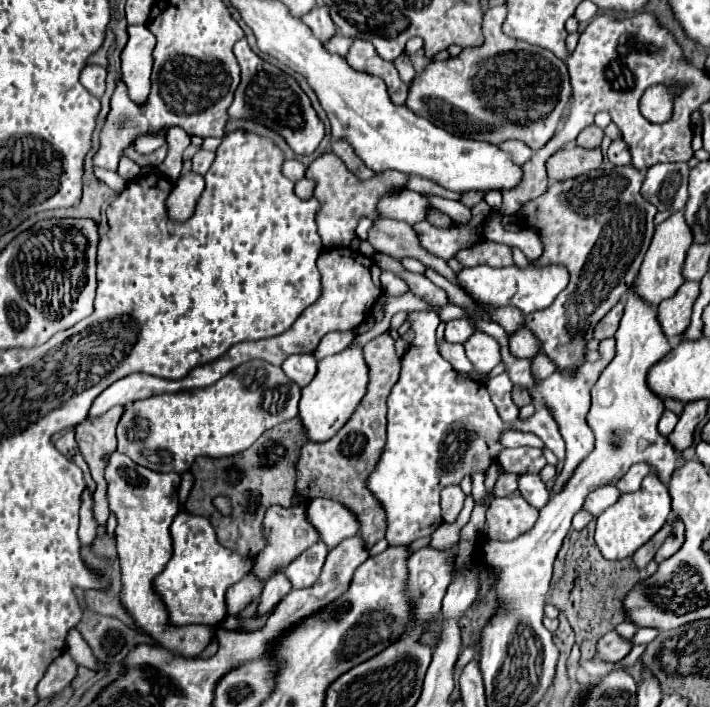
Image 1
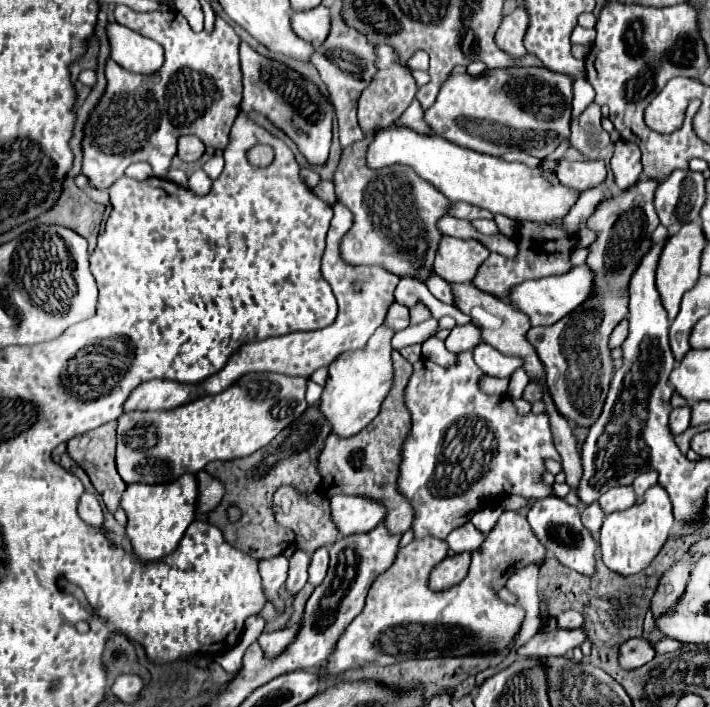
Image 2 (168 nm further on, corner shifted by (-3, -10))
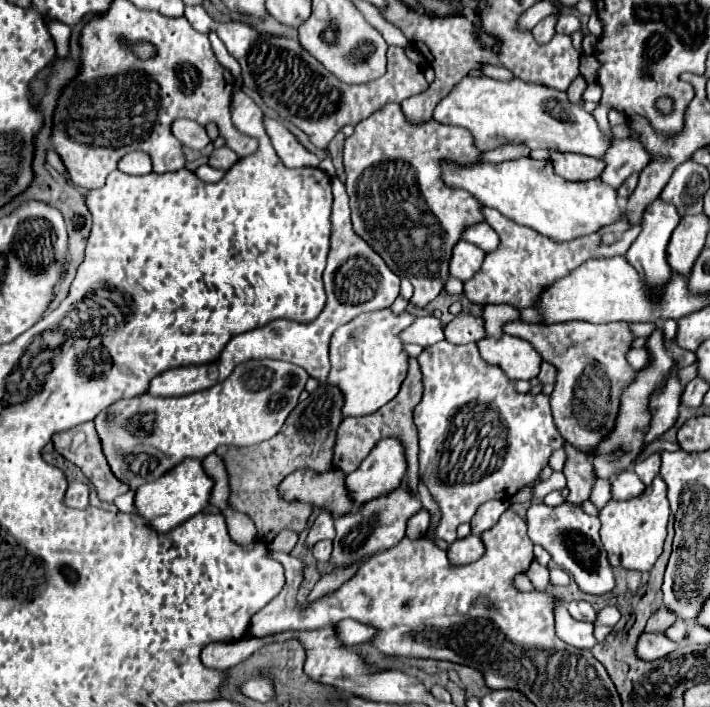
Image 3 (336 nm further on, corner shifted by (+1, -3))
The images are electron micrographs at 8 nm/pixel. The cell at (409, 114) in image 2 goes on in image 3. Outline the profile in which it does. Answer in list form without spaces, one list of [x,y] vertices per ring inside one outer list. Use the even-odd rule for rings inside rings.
[[[387,103],[385,107],[381,107],[377,113],[369,115],[365,121],[359,121],[357,127],[355,127],[355,133],[351,137],[345,139],[345,151],[343,151],[343,165],[345,165],[345,173],[347,173],[347,193],[349,193],[349,199],[351,199],[351,219],[353,219],[353,229],[363,235],[363,239],[373,245],[373,251],[379,253],[383,257],[383,261],[387,261],[389,269],[393,269],[393,273],[397,273],[399,277],[405,277],[411,281],[411,285],[415,287],[415,293],[411,297],[411,303],[415,303],[417,307],[425,307],[429,301],[433,301],[443,289],[445,289],[445,281],[449,279],[449,255],[453,253],[453,245],[457,245],[457,241],[461,241],[461,233],[465,229],[469,229],[469,225],[477,225],[481,221],[485,221],[481,209],[483,205],[471,197],[471,193],[463,191],[463,189],[455,189],[455,187],[447,187],[445,181],[443,181],[443,173],[441,173],[441,163],[447,161],[447,163],[453,163],[453,165],[475,165],[475,163],[481,163],[481,151],[473,145],[473,135],[463,129],[463,127],[453,127],[453,125],[443,125],[443,123],[437,123],[437,121],[427,121],[423,125],[409,125],[403,111],[399,109],[397,103]],[[409,233],[419,233],[419,245],[413,247],[411,245],[411,239],[409,239]]]

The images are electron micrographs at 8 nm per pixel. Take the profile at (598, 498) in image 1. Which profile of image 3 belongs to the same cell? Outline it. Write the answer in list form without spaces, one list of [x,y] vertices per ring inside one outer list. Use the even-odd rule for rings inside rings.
[[[625,471],[619,473],[617,479],[613,481],[613,499],[633,499],[641,495],[645,489],[643,481],[635,475],[635,471]]]

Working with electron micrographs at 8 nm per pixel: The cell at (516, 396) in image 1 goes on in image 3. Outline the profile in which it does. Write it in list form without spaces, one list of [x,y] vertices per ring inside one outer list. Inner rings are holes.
[[[543,361],[543,363],[541,363],[541,373],[539,373],[539,381],[541,381],[541,385],[555,383],[555,377],[557,377],[557,371],[555,371],[555,367],[553,367],[551,363]]]

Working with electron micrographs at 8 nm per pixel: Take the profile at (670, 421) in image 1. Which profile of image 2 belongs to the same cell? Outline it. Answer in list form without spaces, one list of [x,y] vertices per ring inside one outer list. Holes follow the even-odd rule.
[[[689,406],[673,408],[673,412],[669,416],[669,428],[671,428],[673,436],[679,436],[681,432],[685,432],[689,428]]]

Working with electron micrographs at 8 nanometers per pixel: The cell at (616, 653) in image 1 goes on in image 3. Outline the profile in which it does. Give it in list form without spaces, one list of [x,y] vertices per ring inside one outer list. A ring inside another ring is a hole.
[[[643,633],[639,643],[637,643],[637,657],[645,659],[645,661],[661,659],[661,657],[673,653],[673,651],[675,651],[675,643],[665,635]]]

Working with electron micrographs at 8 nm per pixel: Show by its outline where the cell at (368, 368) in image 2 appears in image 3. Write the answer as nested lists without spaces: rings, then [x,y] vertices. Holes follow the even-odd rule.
[[[389,307],[381,311],[361,313],[353,317],[347,325],[337,329],[331,337],[331,371],[327,381],[337,385],[343,391],[345,417],[363,417],[371,415],[389,403],[397,393],[407,375],[409,355],[403,349],[399,333],[415,321],[411,311],[393,313]]]

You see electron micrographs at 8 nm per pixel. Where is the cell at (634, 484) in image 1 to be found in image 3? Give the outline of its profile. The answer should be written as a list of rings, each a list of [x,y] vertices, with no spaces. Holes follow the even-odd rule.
[[[653,453],[651,457],[647,457],[645,461],[641,461],[641,463],[635,465],[635,473],[639,475],[639,479],[645,485],[651,485],[651,481],[659,475],[659,465],[661,465],[661,455]]]

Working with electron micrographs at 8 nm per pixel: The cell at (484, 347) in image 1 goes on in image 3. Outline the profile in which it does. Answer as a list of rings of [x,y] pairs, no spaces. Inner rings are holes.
[[[503,335],[501,339],[485,337],[477,343],[477,347],[481,357],[489,365],[501,367],[509,379],[531,381],[539,375],[539,365],[543,357],[525,339],[513,335]]]

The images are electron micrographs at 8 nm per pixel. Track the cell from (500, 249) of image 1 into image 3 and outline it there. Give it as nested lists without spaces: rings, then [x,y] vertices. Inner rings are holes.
[[[485,207],[483,213],[485,213],[485,221],[499,235],[501,243],[495,251],[487,253],[485,263],[479,269],[479,273],[473,279],[465,281],[465,295],[471,303],[477,303],[477,305],[507,303],[507,305],[517,307],[517,311],[535,307],[535,303],[539,301],[539,295],[545,291],[545,287],[549,287],[553,281],[557,281],[561,277],[567,277],[573,269],[583,265],[585,261],[595,259],[595,257],[625,255],[641,231],[639,225],[633,225],[613,245],[605,245],[601,241],[601,235],[597,235],[597,233],[579,237],[579,239],[567,241],[567,243],[555,243],[549,237],[543,237],[543,235],[535,233],[533,229],[515,223],[495,209]]]

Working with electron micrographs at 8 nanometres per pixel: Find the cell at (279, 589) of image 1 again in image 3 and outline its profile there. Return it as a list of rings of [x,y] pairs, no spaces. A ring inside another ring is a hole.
[[[321,511],[319,517],[315,519],[309,537],[307,537],[307,545],[315,545],[321,539],[333,539],[335,537],[335,529],[333,529],[333,521],[335,515],[331,515],[329,511]]]

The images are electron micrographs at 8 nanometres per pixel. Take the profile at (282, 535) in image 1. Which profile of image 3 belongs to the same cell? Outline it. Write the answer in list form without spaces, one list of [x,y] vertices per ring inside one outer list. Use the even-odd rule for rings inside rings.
[[[299,469],[285,477],[285,481],[281,483],[281,495],[287,501],[309,501],[315,507],[343,515],[355,505],[353,497],[349,497],[349,491],[345,489],[345,477],[347,475],[337,469],[329,469],[325,473]]]

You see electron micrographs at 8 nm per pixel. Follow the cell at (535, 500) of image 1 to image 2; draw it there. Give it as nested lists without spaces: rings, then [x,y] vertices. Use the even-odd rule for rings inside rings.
[[[547,496],[545,500],[533,500],[529,514],[527,514],[527,520],[529,520],[533,532],[537,534],[537,538],[545,544],[547,552],[553,554],[563,566],[573,568],[573,570],[587,574],[587,576],[593,574],[599,544],[583,528],[581,518],[579,518],[579,510],[575,506],[569,506],[565,500],[555,498],[555,496]]]

